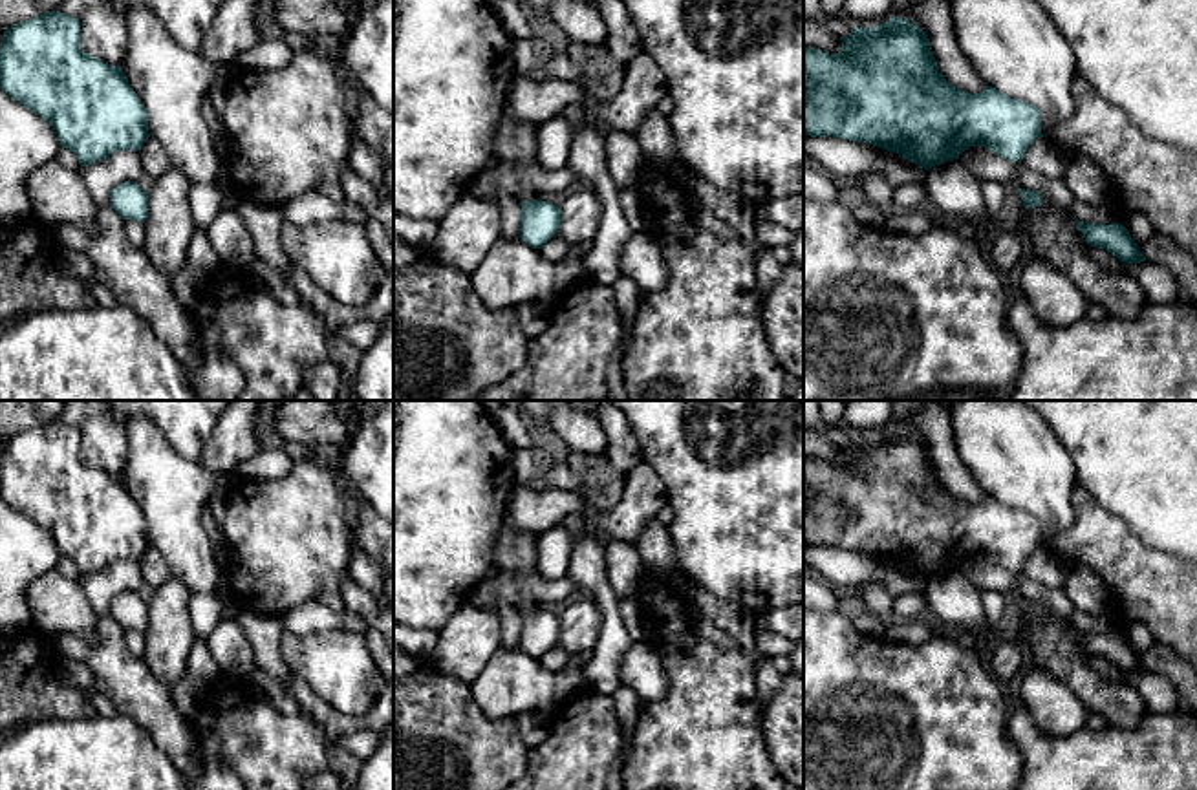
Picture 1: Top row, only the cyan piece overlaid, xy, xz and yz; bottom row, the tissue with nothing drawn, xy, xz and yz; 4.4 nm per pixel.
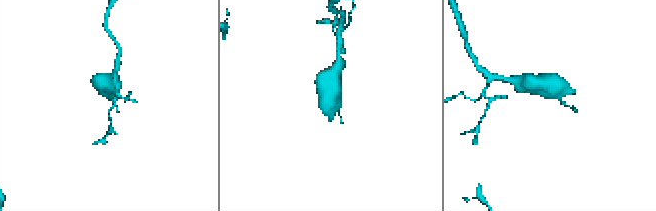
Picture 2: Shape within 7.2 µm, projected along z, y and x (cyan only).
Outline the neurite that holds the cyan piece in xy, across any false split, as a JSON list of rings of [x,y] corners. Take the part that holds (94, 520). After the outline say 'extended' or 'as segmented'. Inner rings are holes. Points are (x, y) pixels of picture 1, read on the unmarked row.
[[[49,421],[5,439],[0,452],[0,499],[46,528],[62,558],[71,560],[81,578],[117,560],[135,560],[150,547],[148,523],[123,477],[95,468],[81,457],[81,432]]]; as segmented

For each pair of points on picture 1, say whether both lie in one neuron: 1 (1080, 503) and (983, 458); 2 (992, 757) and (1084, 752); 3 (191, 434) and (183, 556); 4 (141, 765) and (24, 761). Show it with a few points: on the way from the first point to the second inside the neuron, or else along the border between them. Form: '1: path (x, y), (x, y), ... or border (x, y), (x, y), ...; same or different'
1: border (1075, 481), (1073, 522), (1053, 538); different
2: border (1009, 715), (1007, 736), (1020, 754), (1022, 770); different
3: border (160, 428), (178, 452), (196, 461); different
4: path (112, 765), (53, 765); same

